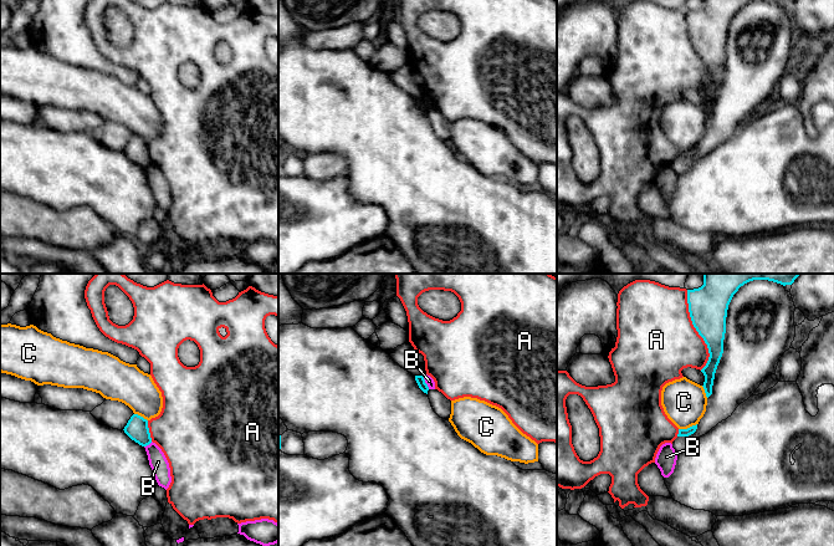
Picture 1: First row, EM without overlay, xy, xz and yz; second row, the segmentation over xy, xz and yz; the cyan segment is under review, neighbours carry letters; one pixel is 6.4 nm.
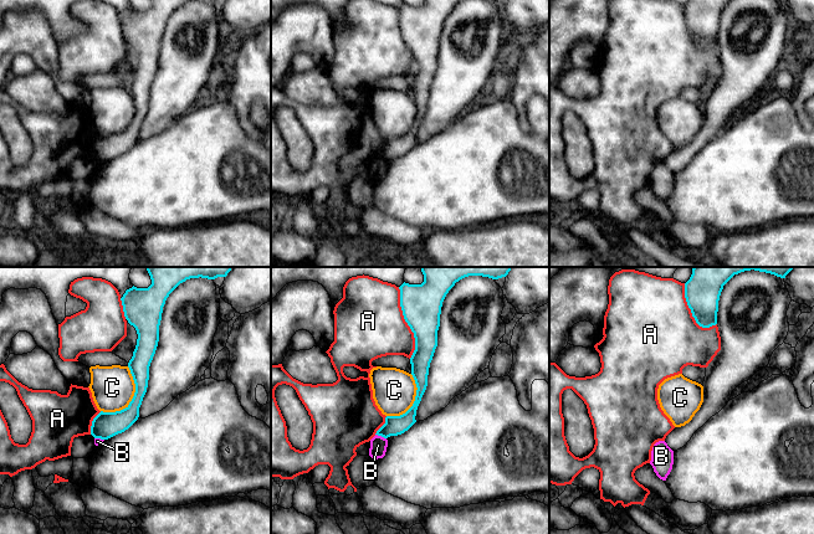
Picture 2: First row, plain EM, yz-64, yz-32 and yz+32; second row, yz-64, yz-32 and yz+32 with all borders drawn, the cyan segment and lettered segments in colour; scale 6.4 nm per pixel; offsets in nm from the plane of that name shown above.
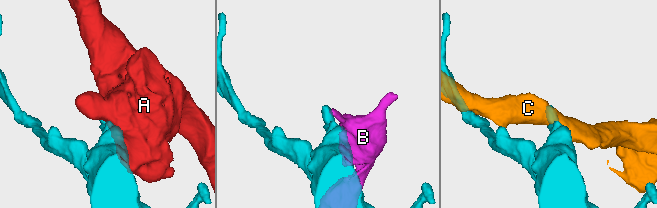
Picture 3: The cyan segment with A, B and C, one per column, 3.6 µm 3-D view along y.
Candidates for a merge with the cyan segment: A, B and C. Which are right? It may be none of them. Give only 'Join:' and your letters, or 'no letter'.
Join: no letter

